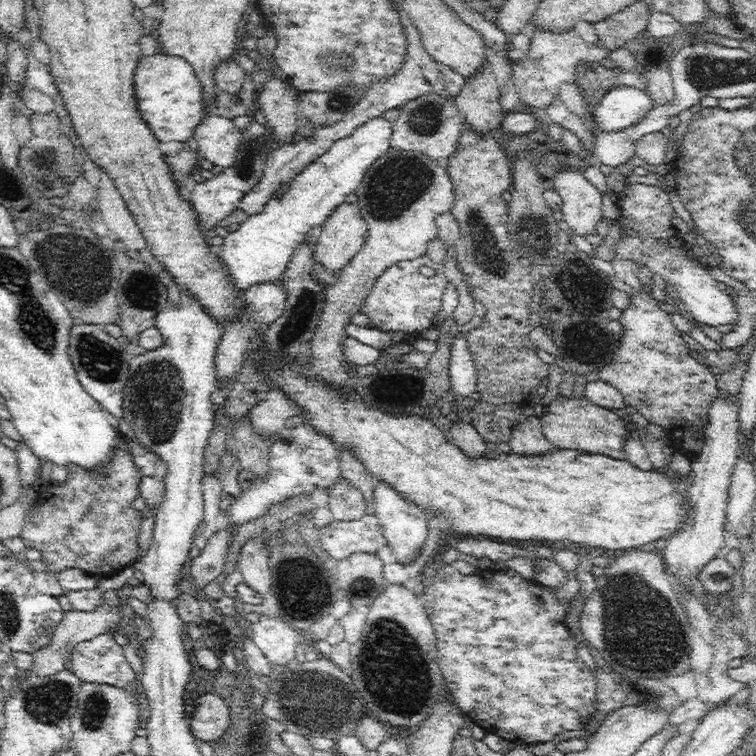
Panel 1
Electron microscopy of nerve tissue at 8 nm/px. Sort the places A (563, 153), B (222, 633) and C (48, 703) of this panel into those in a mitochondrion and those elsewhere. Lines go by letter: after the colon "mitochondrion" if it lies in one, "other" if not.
A: other
B: other
C: mitochondrion

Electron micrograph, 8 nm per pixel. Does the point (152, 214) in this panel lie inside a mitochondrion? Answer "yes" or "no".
no

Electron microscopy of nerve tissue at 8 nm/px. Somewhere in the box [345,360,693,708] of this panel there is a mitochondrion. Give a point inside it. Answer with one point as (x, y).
(641, 637)

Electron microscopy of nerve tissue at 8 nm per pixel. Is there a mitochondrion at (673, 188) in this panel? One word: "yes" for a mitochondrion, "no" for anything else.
no

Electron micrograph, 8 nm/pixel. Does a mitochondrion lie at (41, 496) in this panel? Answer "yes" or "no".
no

